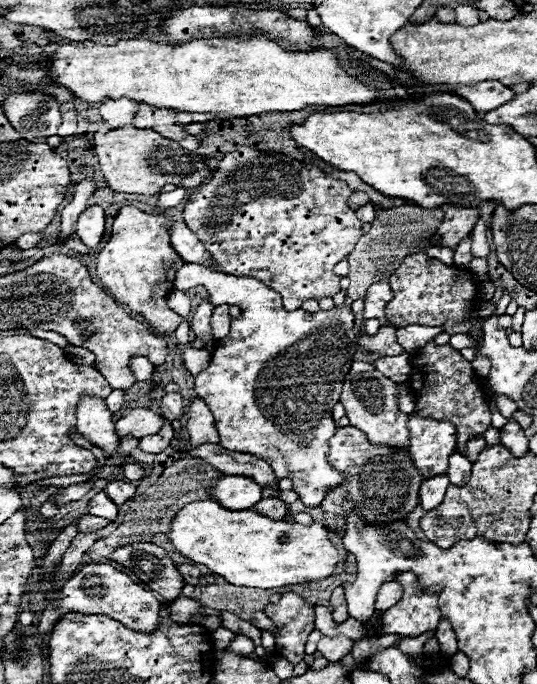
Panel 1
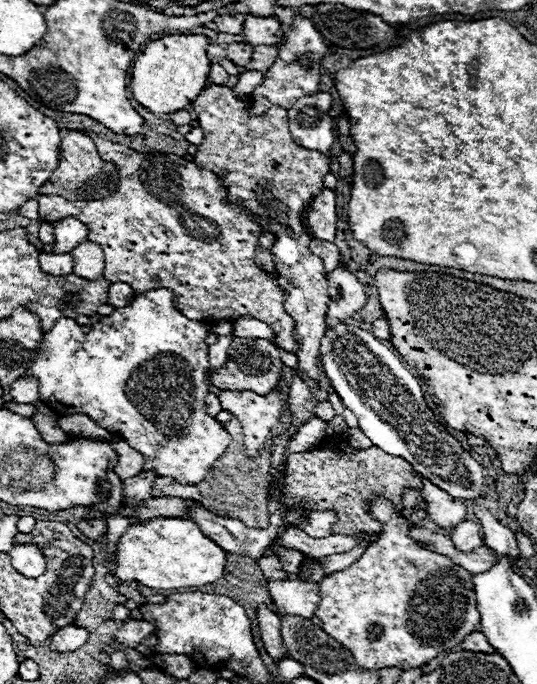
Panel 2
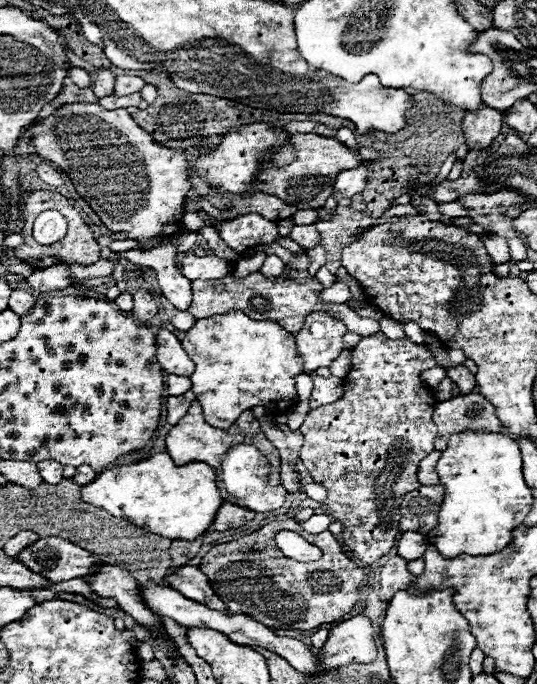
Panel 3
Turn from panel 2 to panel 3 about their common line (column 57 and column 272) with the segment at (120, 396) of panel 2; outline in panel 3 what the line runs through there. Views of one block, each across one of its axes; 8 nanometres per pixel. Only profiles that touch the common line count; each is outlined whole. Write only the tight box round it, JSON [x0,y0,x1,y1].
[182,310,302,430]

